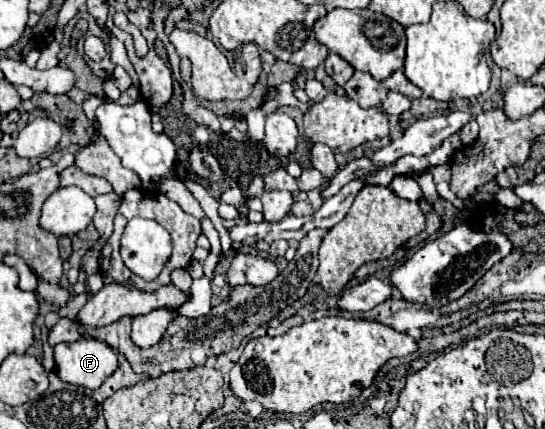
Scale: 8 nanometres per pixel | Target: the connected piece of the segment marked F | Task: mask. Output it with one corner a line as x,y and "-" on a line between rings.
81,338
55,346
55,370
67,384
95,390
117,370
117,366
115,350
95,338

